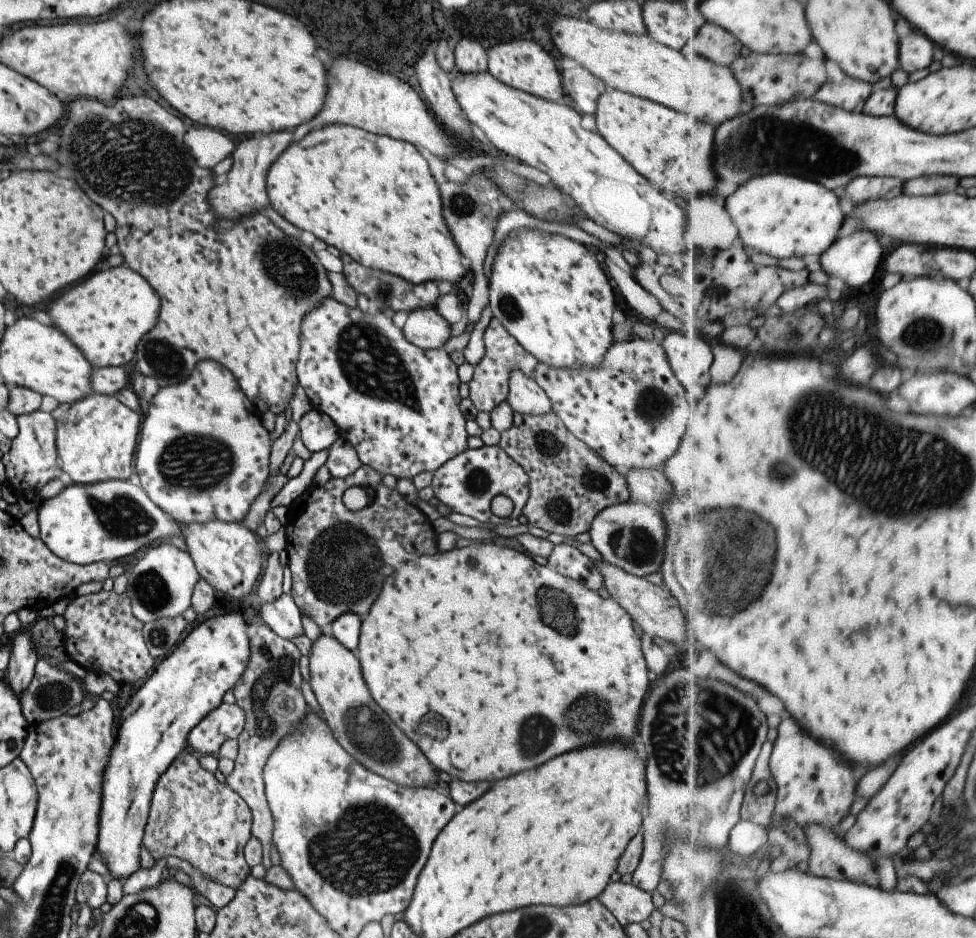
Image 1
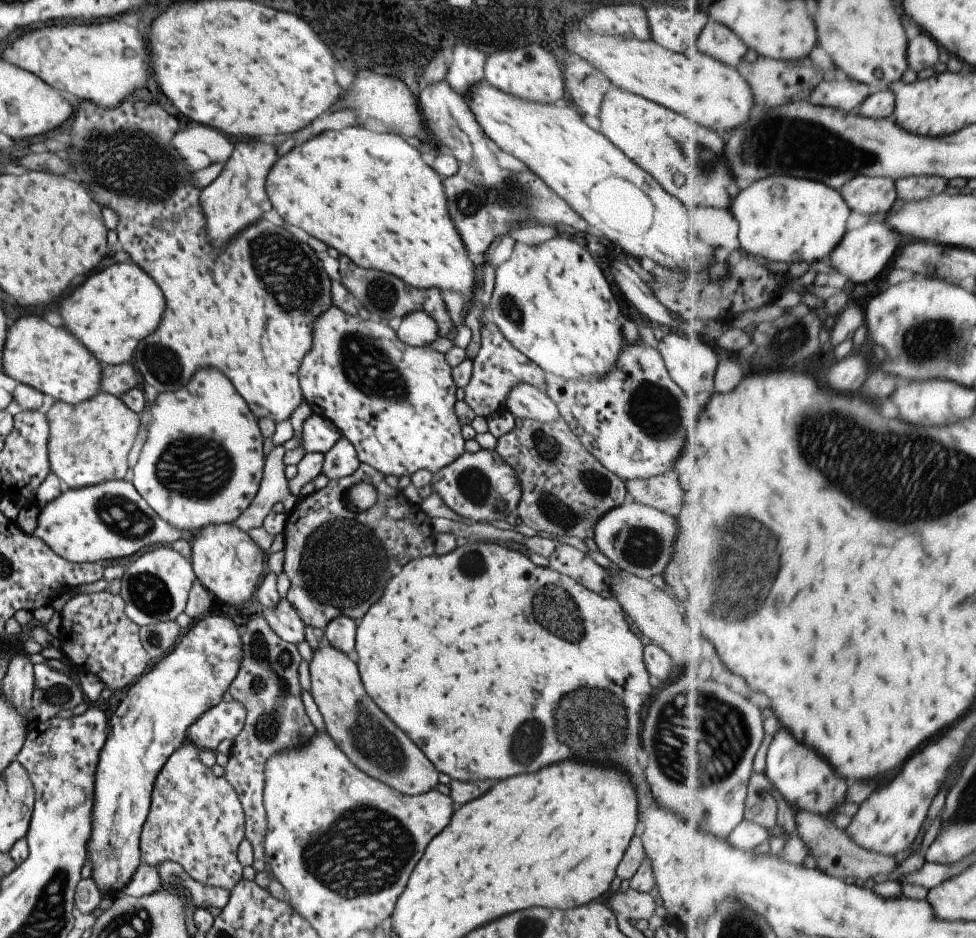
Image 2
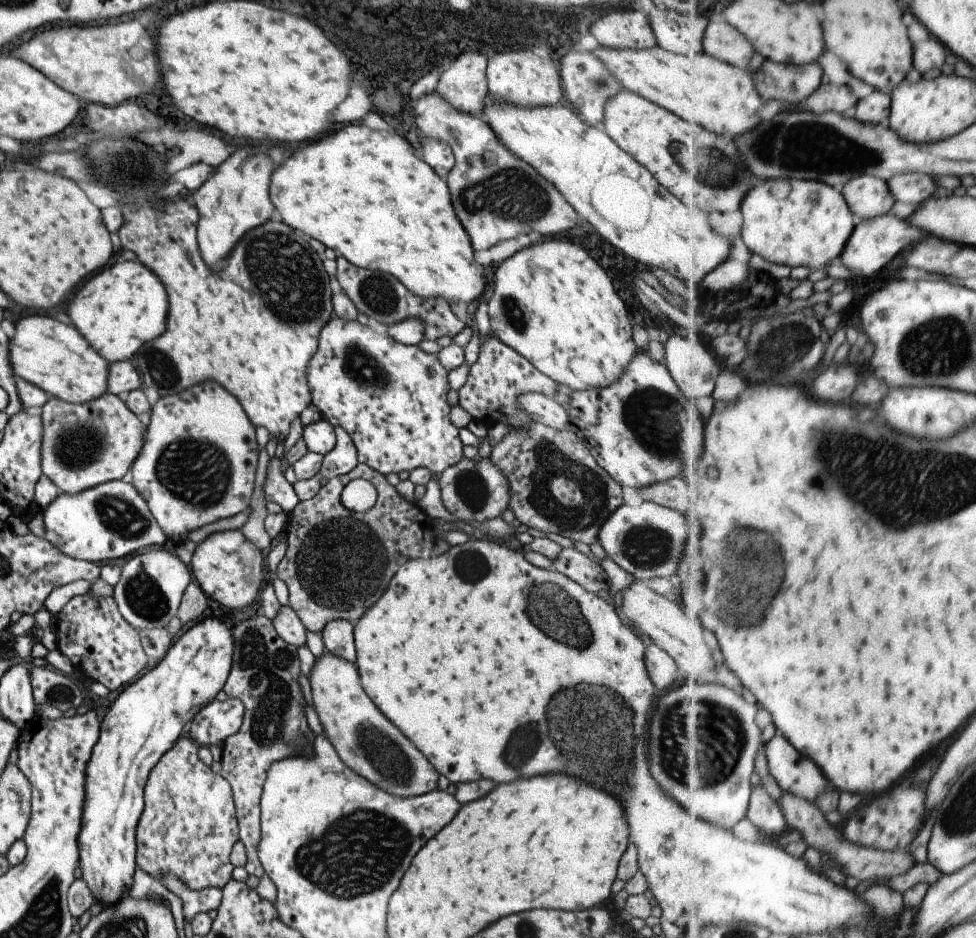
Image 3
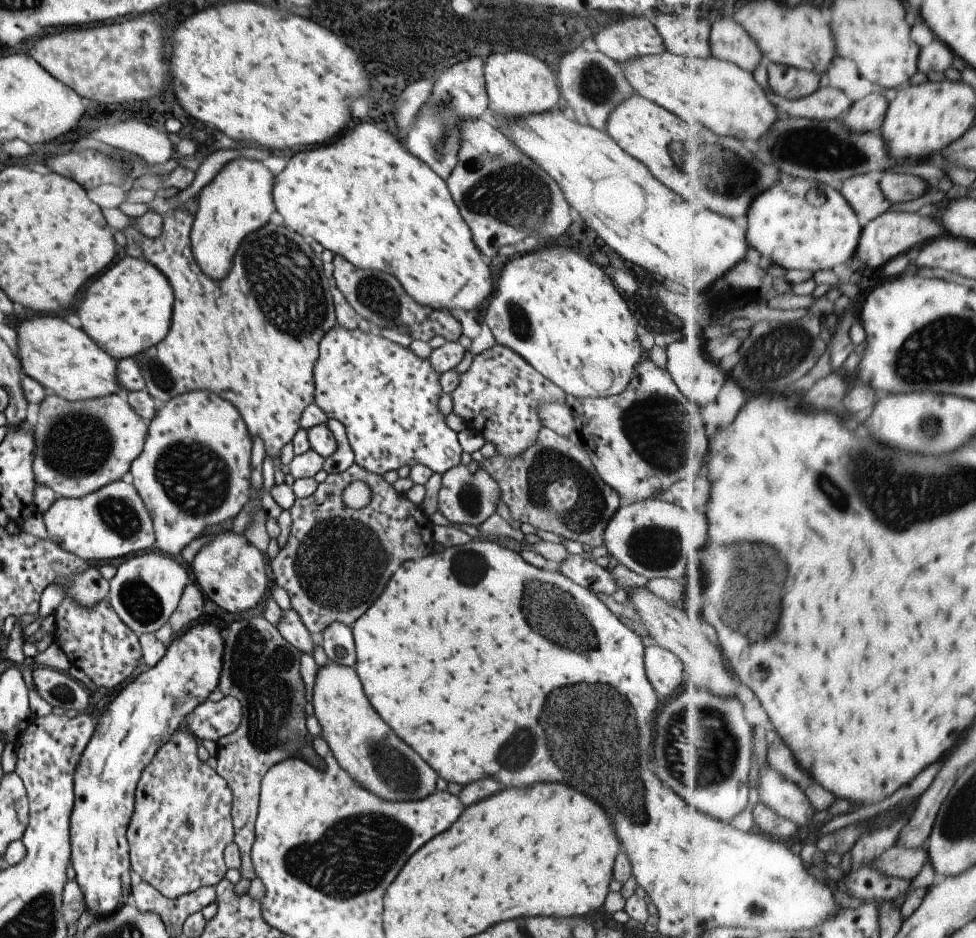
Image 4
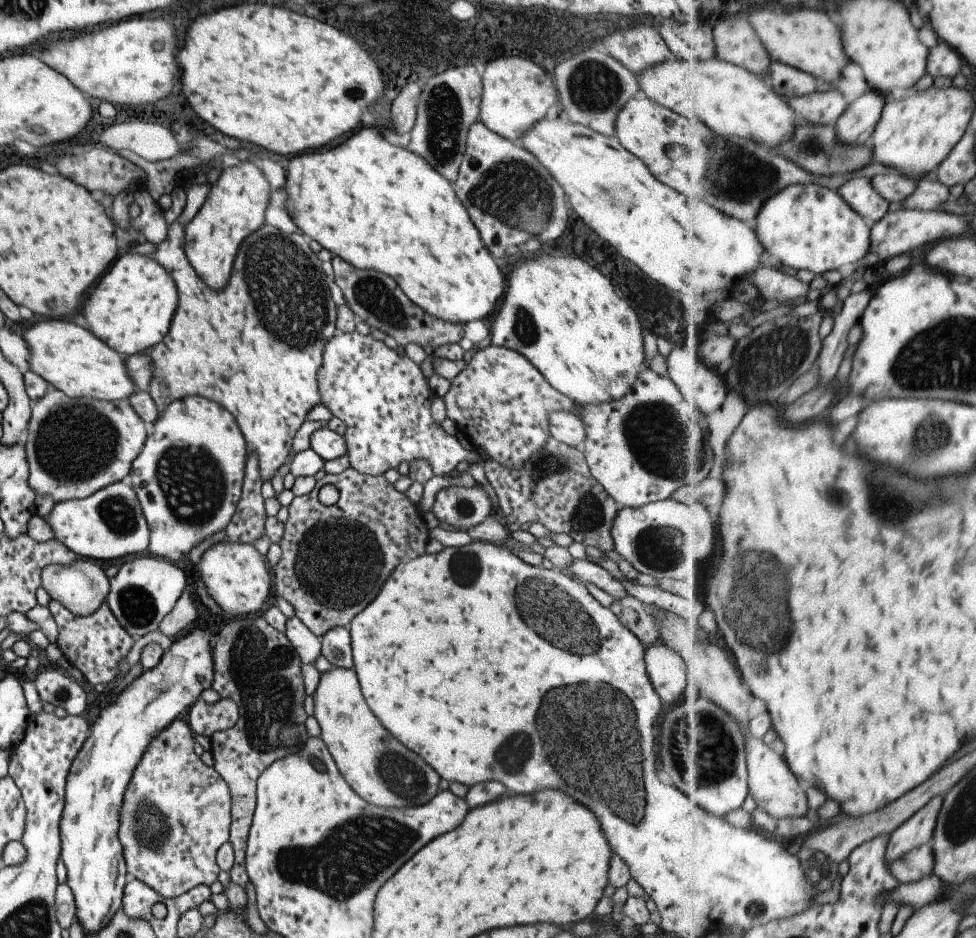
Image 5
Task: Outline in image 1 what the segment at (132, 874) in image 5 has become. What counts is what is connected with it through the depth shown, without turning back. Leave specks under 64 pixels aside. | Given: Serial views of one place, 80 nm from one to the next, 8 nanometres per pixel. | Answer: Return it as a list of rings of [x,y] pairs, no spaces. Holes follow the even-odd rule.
[[[187,749],[171,762],[155,784],[144,827],[142,847],[149,852],[154,862],[162,857],[177,857],[187,861],[204,878],[235,891],[250,874],[242,851],[247,840],[252,837],[251,822],[252,817],[245,802],[225,783],[217,782],[212,773],[203,770],[198,764],[198,756]]]

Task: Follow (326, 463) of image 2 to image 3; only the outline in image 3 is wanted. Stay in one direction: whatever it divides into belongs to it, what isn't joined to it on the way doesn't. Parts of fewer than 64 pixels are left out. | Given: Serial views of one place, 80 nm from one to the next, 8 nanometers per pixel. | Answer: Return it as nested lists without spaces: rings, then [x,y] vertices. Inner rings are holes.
[[[333,425],[333,434],[335,434],[335,444],[333,449],[325,456],[322,456],[322,464],[316,475],[317,478],[334,478],[347,474],[358,464],[356,460],[356,450],[351,442],[351,438],[345,430],[339,426]]]

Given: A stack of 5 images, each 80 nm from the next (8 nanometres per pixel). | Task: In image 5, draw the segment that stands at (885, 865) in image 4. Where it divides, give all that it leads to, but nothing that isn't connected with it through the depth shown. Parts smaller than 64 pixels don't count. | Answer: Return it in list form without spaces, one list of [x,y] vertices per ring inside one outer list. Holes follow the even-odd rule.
[[[933,842],[911,850],[903,858],[888,864],[891,873],[900,883],[913,883],[935,874],[935,850]]]

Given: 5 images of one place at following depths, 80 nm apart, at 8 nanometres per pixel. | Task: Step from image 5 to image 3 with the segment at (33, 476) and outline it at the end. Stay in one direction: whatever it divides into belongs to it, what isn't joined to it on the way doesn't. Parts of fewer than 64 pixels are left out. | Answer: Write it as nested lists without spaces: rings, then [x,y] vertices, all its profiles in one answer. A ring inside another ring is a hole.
[[[104,393],[82,404],[68,404],[50,397],[43,404],[39,468],[61,494],[79,494],[113,480],[120,480],[142,450],[145,426],[116,395]]]

